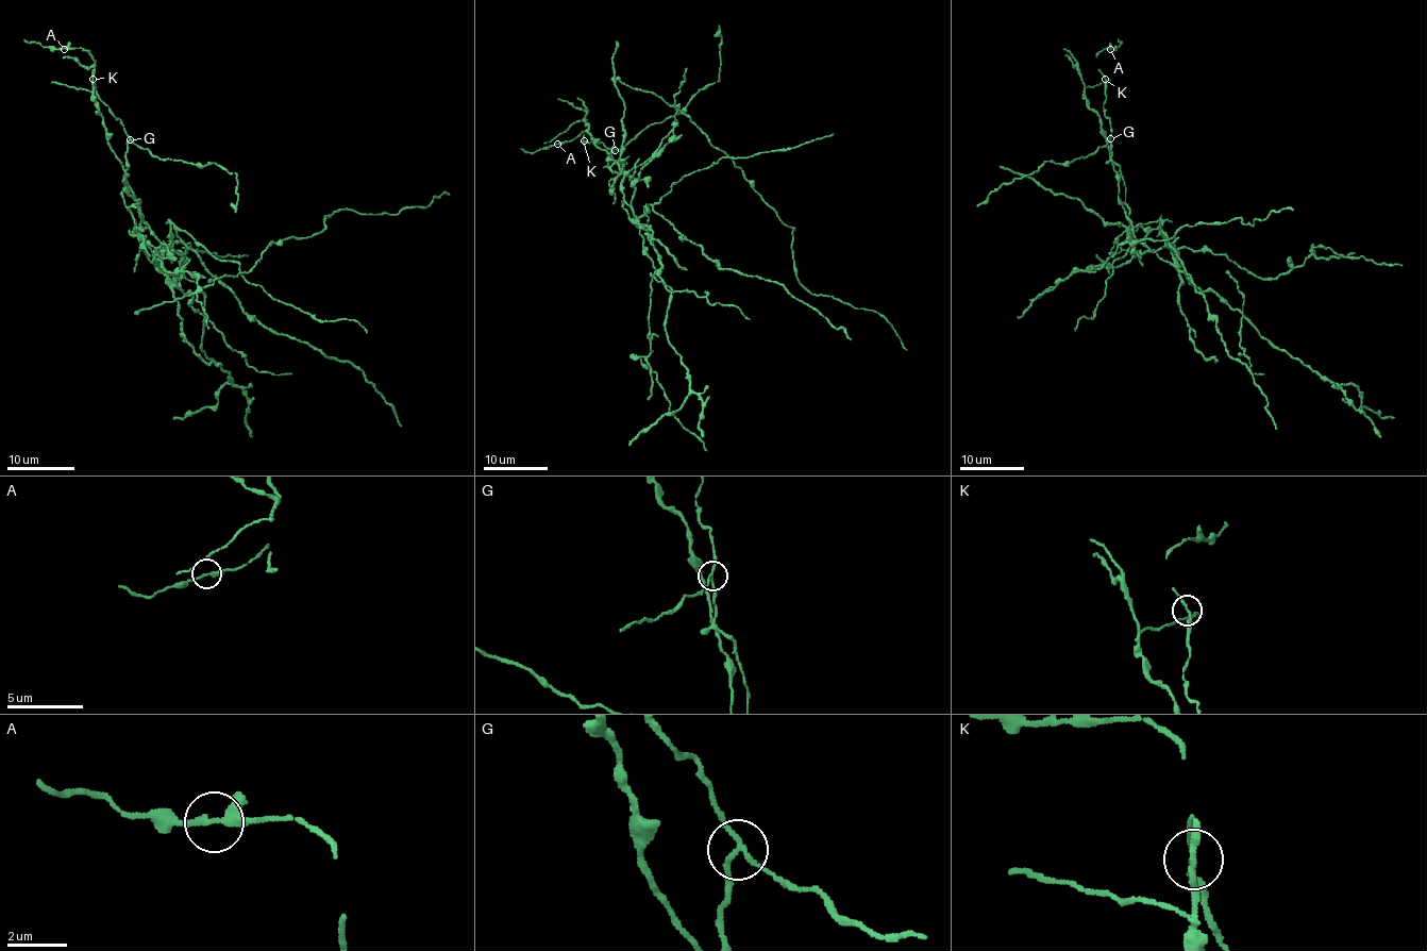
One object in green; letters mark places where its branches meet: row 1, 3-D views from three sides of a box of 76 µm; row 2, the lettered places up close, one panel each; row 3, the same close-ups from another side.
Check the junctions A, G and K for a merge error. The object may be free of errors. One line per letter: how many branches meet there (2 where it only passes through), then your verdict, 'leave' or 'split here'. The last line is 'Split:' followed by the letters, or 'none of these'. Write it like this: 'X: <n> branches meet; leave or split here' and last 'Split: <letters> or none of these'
A: 3 branches meet; leave
G: 3 branches meet; split here
K: 2 branches meet; leave
Split: G

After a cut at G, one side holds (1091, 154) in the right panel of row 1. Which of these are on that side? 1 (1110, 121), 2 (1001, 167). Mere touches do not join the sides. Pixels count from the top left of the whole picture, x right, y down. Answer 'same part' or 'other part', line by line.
1: same part
2: other part

